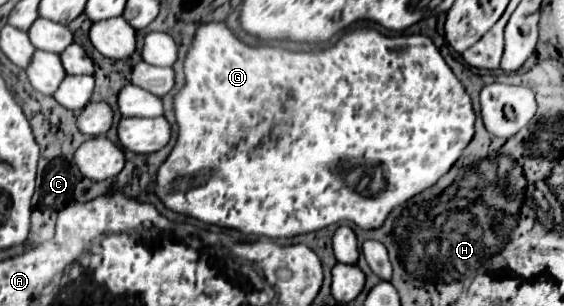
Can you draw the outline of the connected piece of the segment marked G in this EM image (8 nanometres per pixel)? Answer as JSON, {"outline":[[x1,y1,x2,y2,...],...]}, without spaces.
{"outline":[[205,22,197,28,191,48,185,56,185,84,175,94,173,108,175,108,179,134,171,154,157,168,155,188,153,188,163,206,177,214,197,218,205,224,213,224,219,228,233,228,247,236,253,234,253,236,281,238,281,240,291,240,309,232,317,232,339,222,351,222,363,230,377,230,379,226,383,226,391,210,405,204,409,198,421,194,423,190,429,190,429,186,435,186,437,180,453,168,453,162,461,158,469,140,475,136,475,118,477,118,471,106,471,96,465,92,463,84,457,80,453,70,445,64,443,56,439,54,431,38,423,34,389,38,369,26,349,28,339,38,339,42,327,50,289,52,283,48,271,48,269,44,247,46,235,36,235,32,227,26,227,22]]}

